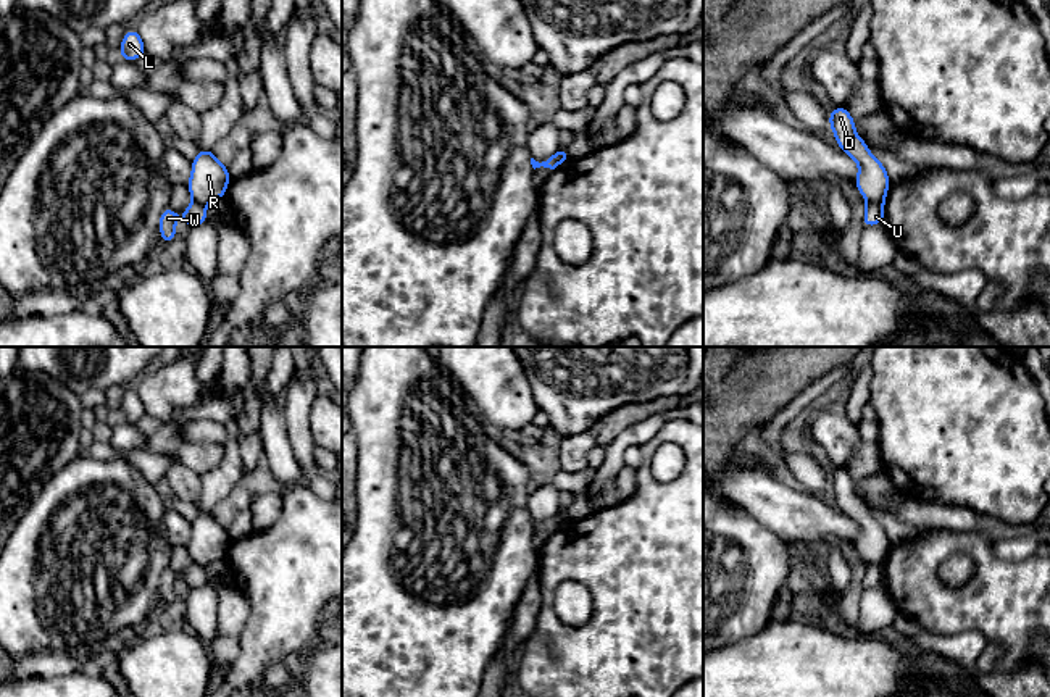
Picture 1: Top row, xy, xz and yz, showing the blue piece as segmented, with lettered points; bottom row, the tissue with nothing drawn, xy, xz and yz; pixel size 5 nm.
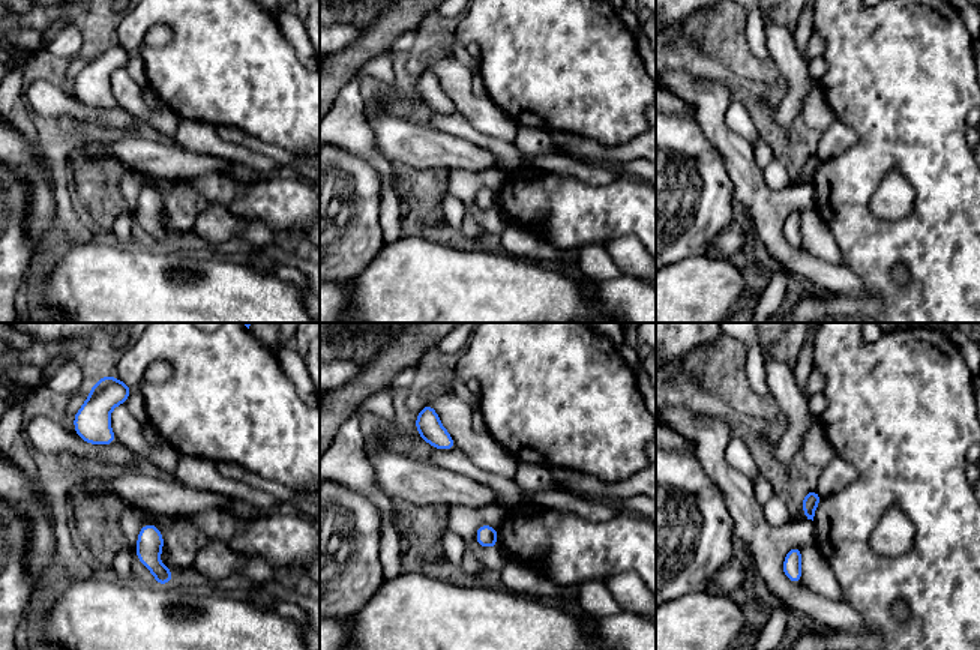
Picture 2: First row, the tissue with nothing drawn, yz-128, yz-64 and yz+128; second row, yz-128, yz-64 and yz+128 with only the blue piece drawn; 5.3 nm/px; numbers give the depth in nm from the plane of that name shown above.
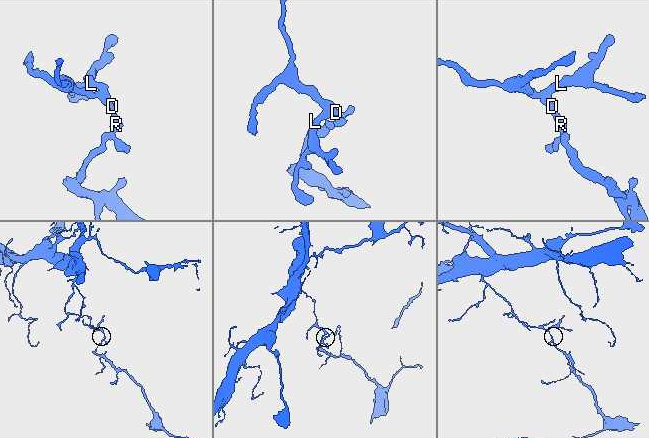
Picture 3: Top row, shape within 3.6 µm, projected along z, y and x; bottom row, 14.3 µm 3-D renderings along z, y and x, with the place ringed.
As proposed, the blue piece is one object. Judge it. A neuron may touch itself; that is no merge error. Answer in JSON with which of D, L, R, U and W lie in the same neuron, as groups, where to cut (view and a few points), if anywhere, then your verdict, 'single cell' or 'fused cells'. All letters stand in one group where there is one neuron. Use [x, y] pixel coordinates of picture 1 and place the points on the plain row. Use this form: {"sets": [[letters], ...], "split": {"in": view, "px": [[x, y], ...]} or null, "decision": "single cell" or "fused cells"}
{"sets": [["D", "L", "R"], ["U", "W"]], "split": {"in": "yz", "px": [[883, 562], [868, 565]]}, "decision": "fused cells"}

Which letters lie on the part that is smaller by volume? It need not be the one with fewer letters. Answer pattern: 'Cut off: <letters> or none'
Cut off: U, W

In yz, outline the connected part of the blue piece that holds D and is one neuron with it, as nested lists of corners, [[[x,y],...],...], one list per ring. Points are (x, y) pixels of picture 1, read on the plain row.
[[[847,468],[829,473],[829,487],[835,495],[835,505],[860,526],[860,534],[853,540],[860,555],[871,563],[884,563],[890,542],[884,526],[876,521],[868,505],[855,495],[855,481]]]

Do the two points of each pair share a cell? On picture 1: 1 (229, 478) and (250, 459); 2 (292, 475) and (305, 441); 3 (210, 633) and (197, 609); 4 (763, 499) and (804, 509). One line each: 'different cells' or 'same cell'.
1: different cells
2: different cells
3: same cell
4: same cell

